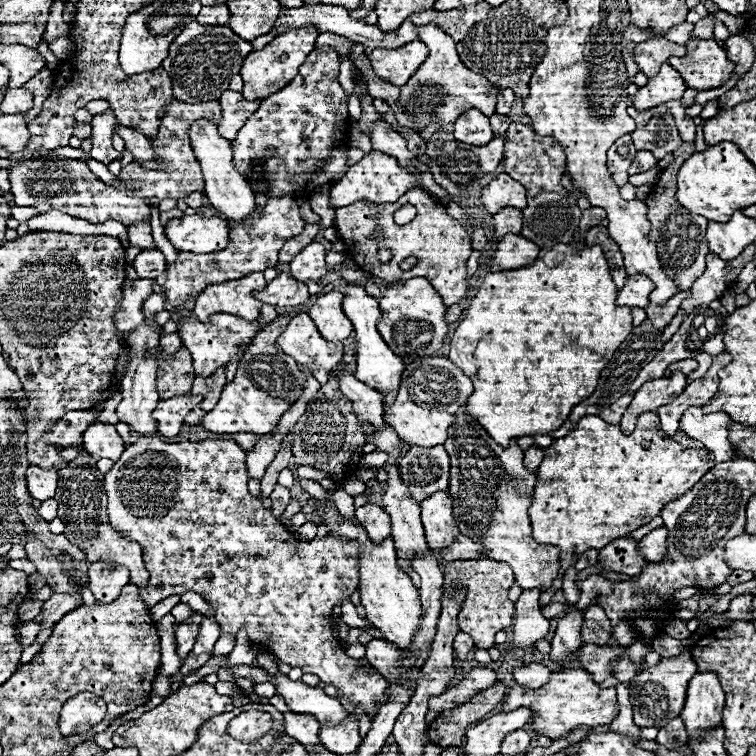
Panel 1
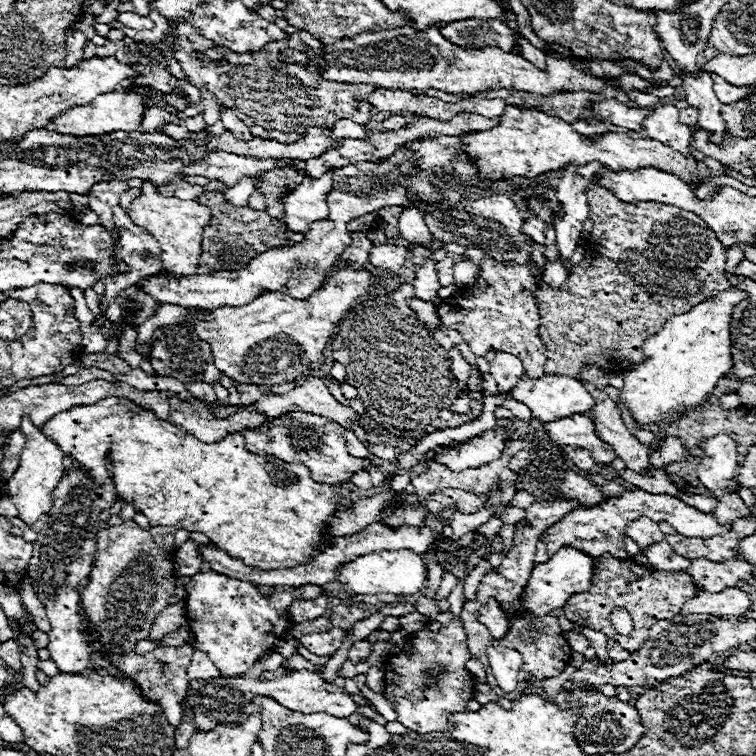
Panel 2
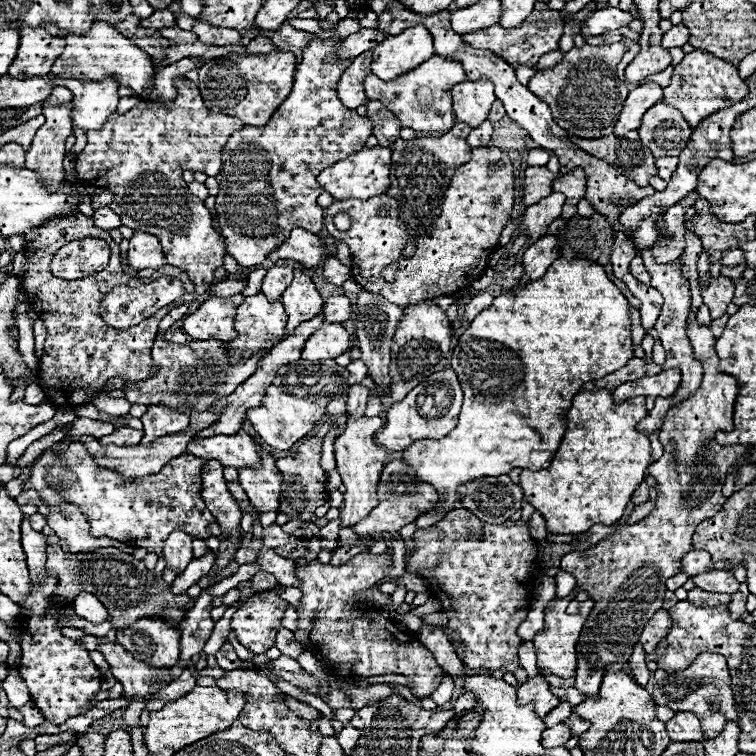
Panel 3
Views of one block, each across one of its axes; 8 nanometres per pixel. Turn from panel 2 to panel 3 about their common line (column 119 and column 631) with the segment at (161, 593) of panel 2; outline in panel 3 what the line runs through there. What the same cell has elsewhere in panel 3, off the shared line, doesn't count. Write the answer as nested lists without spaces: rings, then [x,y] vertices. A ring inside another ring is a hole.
[[[712,440],[708,444],[706,454],[702,456],[702,466],[694,466],[692,474],[676,474],[672,466],[672,458],[674,458],[672,448],[666,446],[664,456],[650,466],[650,474],[658,480],[656,490],[660,490],[660,496],[656,498],[656,508],[638,524],[624,526],[620,532],[608,536],[606,540],[600,540],[588,552],[570,552],[562,556],[560,568],[574,574],[578,580],[578,586],[582,590],[588,590],[590,598],[594,600],[594,608],[582,628],[580,642],[578,642],[578,668],[576,668],[576,684],[574,684],[574,688],[578,688],[588,698],[598,696],[604,674],[622,670],[622,666],[632,656],[634,644],[640,638],[640,630],[644,628],[644,622],[648,622],[648,618],[652,618],[652,614],[662,608],[662,600],[666,592],[666,584],[664,584],[666,578],[680,572],[680,554],[684,554],[684,550],[694,550],[692,548],[694,528],[700,522],[712,518],[724,506],[726,498],[722,496],[720,486],[732,462],[736,462],[736,458],[742,458],[744,452],[746,452],[746,446],[740,446],[740,444],[720,446],[716,440]]]

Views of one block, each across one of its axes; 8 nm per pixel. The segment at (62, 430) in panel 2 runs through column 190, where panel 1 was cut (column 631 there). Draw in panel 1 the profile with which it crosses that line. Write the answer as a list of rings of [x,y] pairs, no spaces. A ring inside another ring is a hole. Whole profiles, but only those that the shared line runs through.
[[[644,412],[630,436],[624,436],[620,426],[608,424],[598,416],[586,416],[578,422],[574,432],[554,440],[552,446],[546,448],[544,460],[538,466],[534,500],[528,510],[534,540],[540,544],[556,544],[562,550],[560,574],[564,574],[586,550],[600,550],[612,540],[624,538],[640,526],[650,524],[668,502],[674,502],[680,494],[692,490],[692,486],[714,466],[716,462],[708,450],[704,450],[700,442],[688,438],[682,430],[676,438],[666,436],[660,430],[660,420],[654,412]]]

